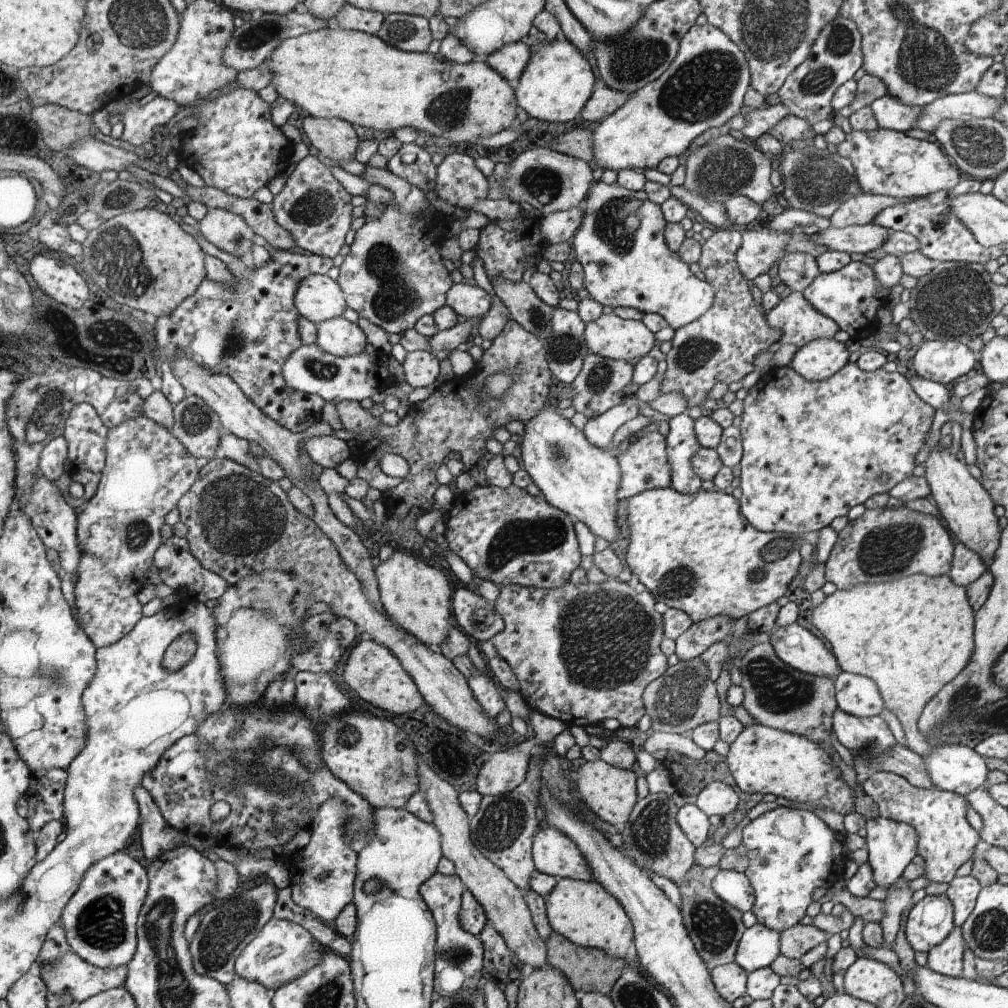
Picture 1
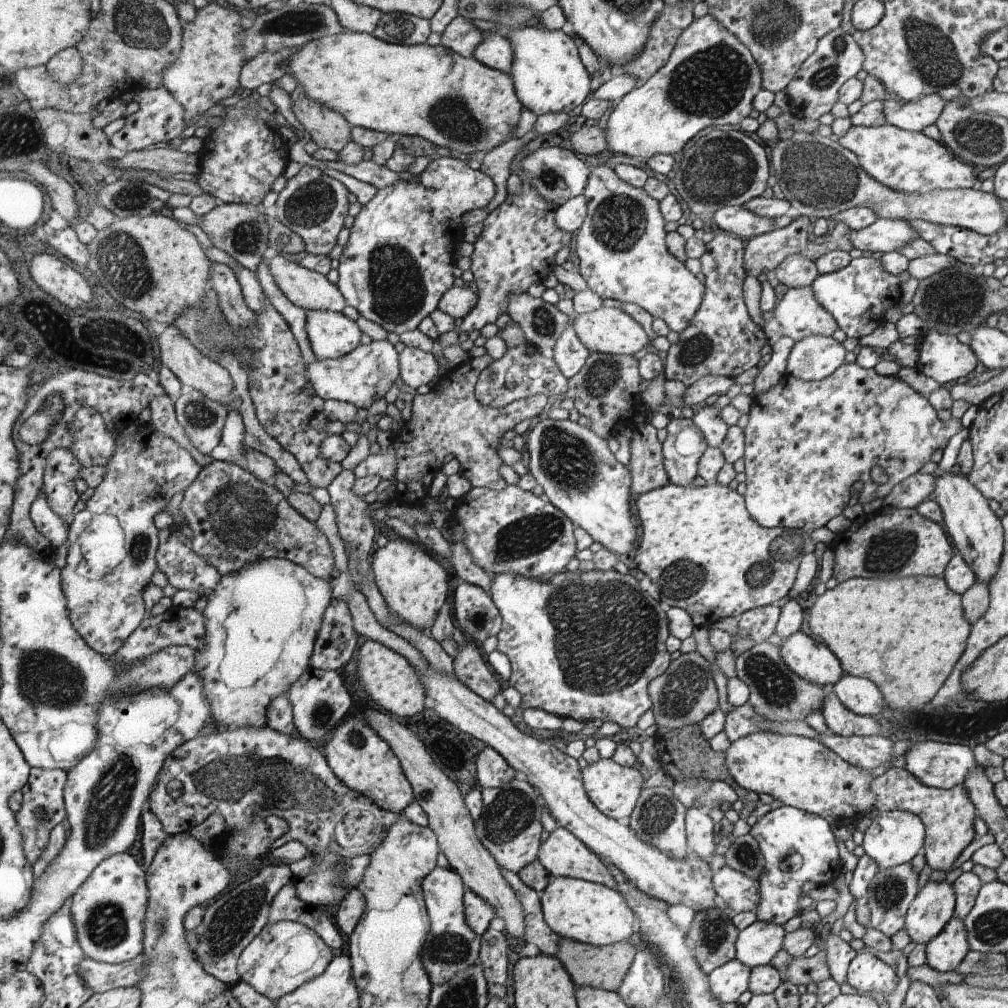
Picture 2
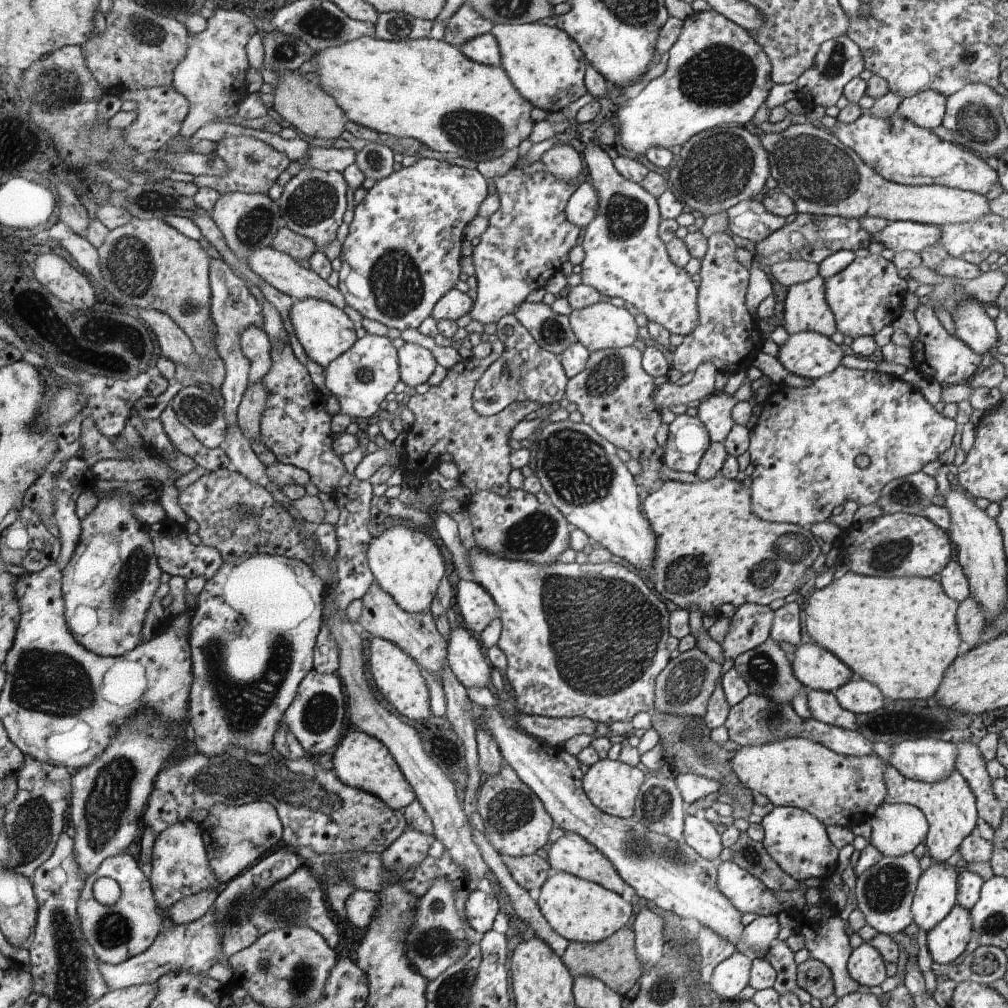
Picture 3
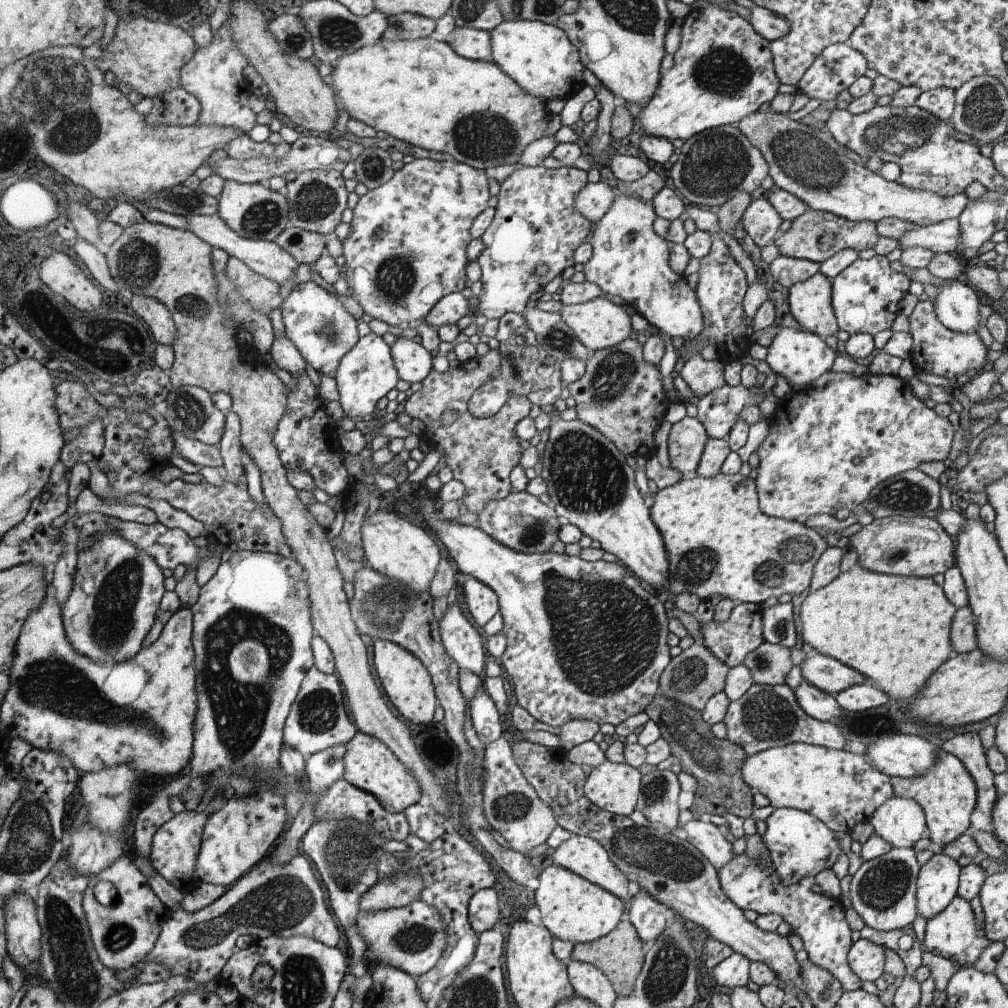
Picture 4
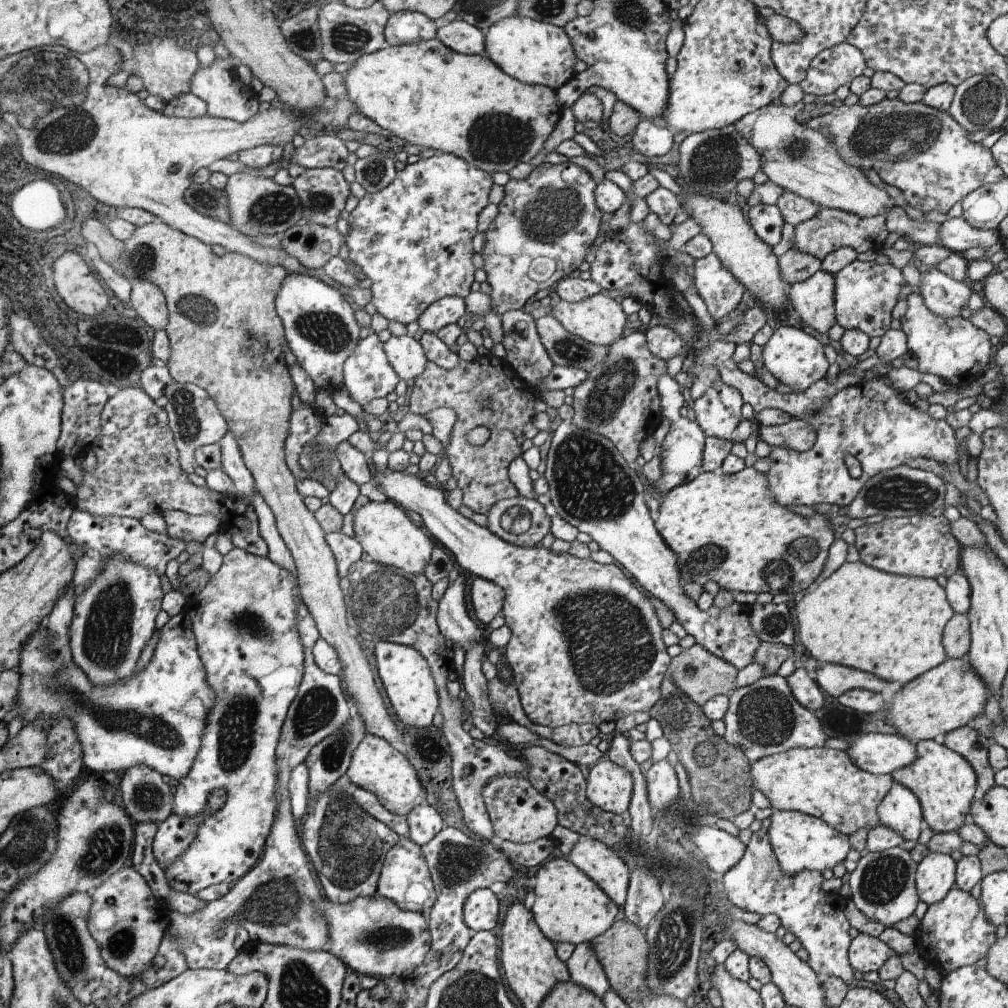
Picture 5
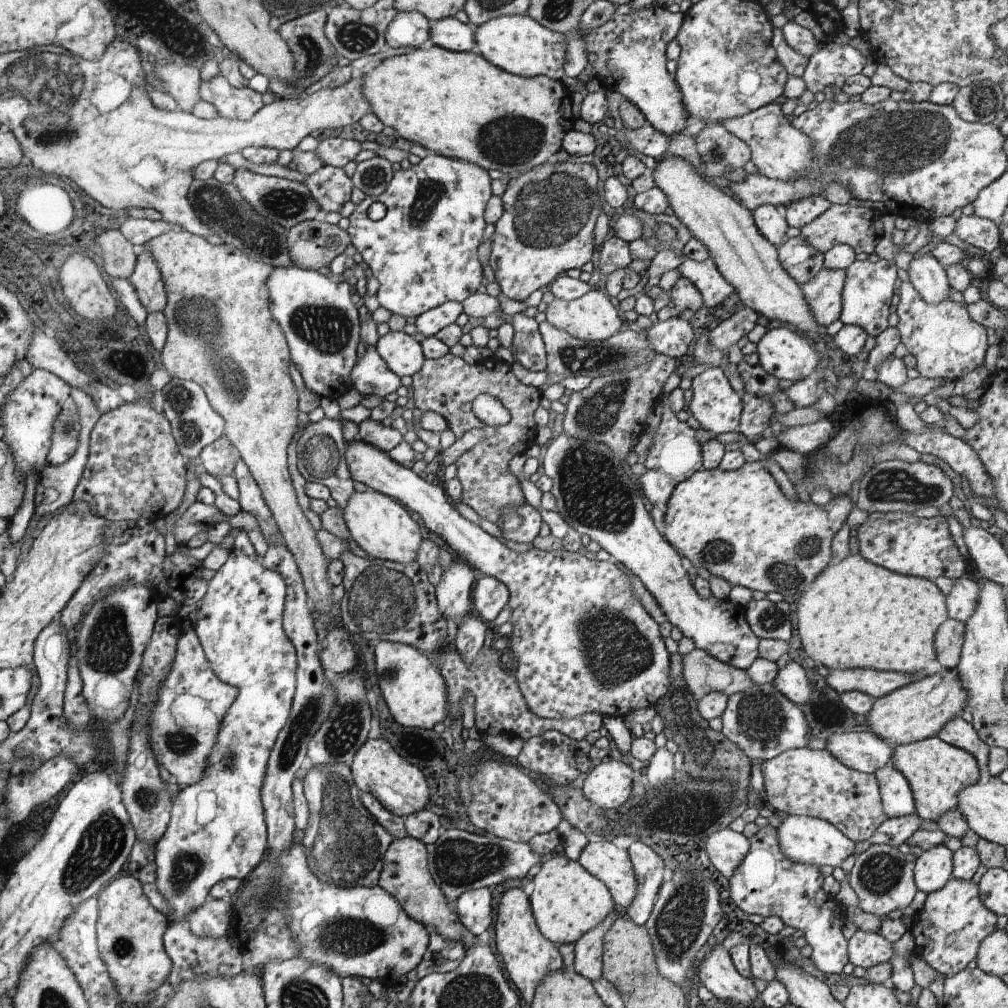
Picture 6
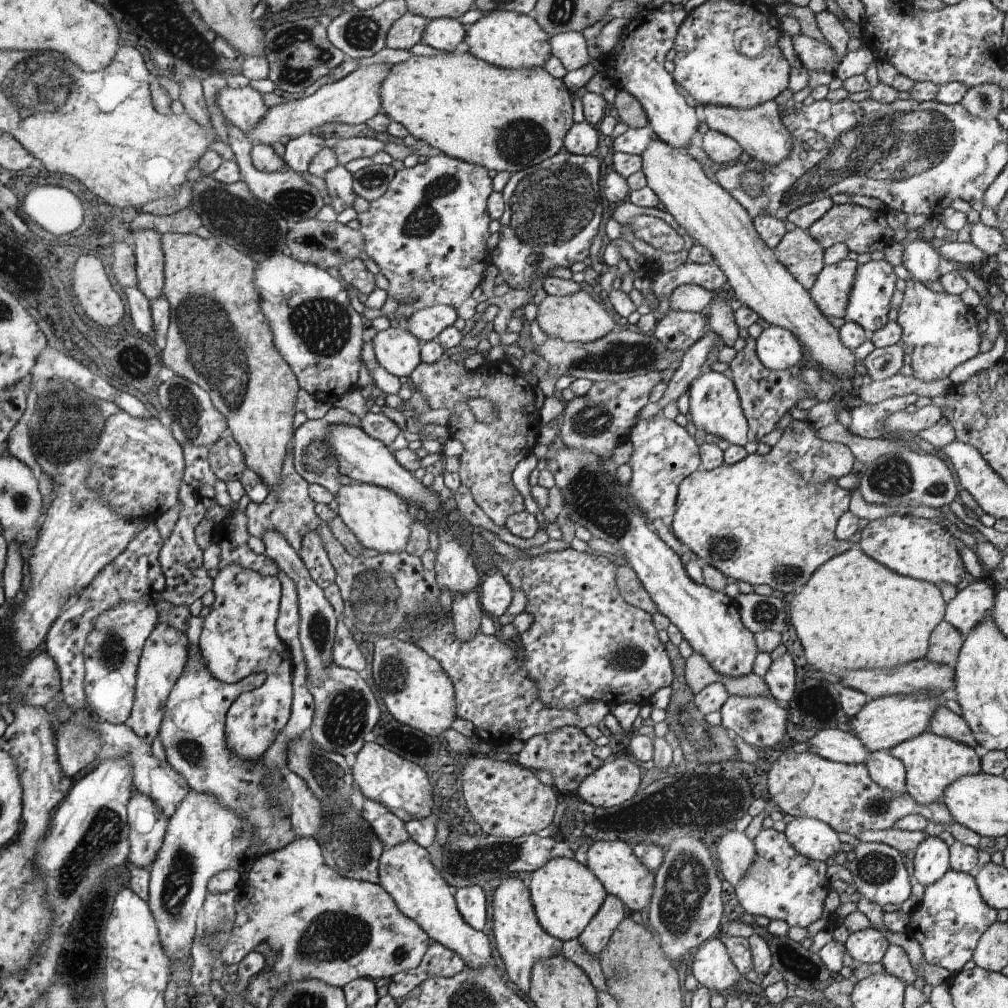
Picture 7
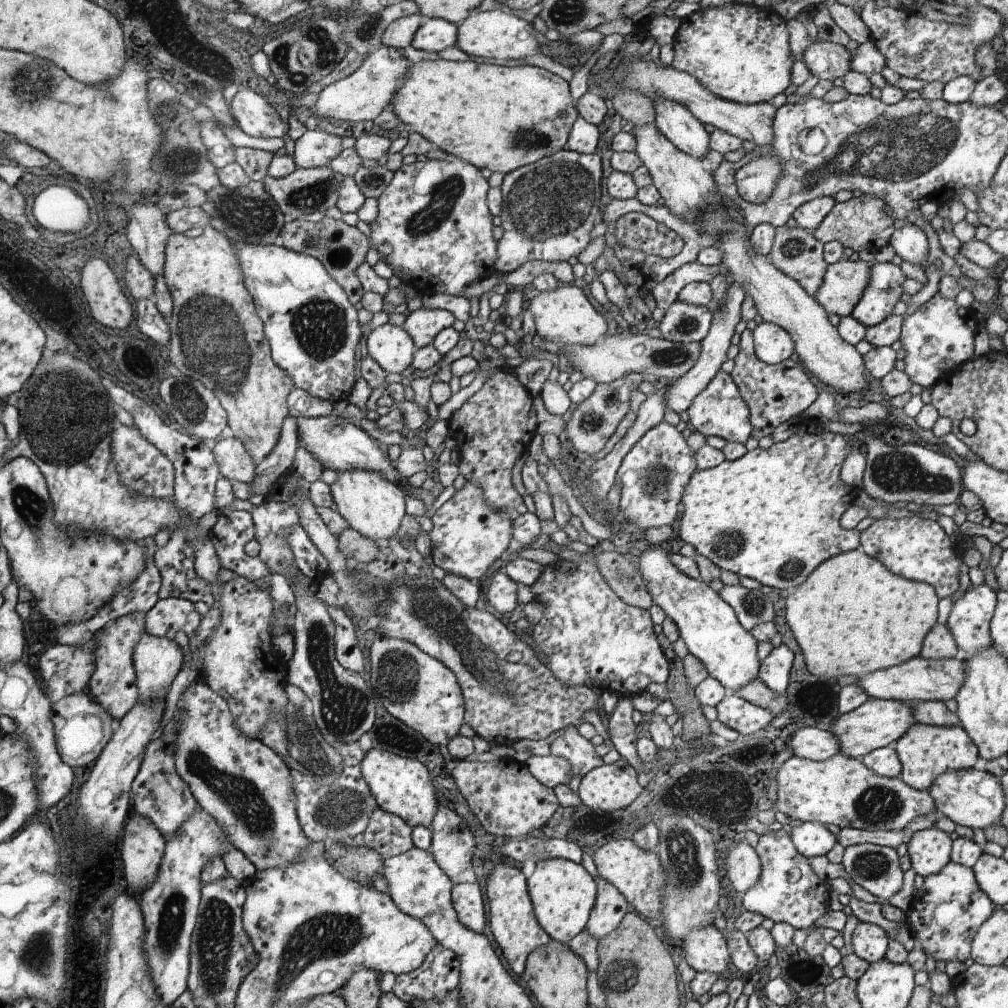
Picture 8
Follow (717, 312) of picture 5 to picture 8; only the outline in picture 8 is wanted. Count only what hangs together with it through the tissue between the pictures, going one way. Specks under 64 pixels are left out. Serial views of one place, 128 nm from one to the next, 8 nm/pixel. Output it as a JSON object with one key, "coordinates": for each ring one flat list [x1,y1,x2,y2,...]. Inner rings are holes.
{"coordinates":[[697,261,690,262,656,283,651,294,657,306,666,311,688,284,696,282,710,284,719,274,718,265,700,265]]}

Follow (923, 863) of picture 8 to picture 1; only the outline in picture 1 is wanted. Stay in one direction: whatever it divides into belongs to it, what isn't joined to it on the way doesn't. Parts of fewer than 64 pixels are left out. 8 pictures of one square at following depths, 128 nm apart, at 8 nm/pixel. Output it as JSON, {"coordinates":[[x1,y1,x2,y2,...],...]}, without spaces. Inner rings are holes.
{"coordinates":[[946,894,926,895,911,907,906,936,916,952,929,952,952,932,953,906]]}

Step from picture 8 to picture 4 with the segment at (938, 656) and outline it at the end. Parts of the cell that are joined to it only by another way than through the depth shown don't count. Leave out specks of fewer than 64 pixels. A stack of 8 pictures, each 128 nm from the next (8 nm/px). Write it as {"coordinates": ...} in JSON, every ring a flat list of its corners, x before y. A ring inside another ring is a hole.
{"coordinates":[[961,607,951,623,950,639,954,653,970,653,977,647,977,633,973,611]]}

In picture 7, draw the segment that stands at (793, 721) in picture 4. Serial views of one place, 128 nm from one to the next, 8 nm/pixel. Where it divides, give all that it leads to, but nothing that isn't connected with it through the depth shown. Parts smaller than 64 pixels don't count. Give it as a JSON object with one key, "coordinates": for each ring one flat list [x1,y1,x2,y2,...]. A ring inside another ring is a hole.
{"coordinates":[[730,695,720,713,722,713,721,726,726,730,730,729,730,734,740,736,755,749,772,748,788,736,788,712,770,695,752,697]]}

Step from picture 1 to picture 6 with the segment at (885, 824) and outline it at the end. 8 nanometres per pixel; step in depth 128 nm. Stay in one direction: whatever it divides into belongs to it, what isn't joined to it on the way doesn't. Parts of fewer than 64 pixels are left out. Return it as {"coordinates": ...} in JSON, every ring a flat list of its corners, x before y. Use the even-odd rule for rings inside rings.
{"coordinates":[[892,764,880,768,875,776,879,783,883,812,887,818,910,817,916,814,912,790,904,776]]}

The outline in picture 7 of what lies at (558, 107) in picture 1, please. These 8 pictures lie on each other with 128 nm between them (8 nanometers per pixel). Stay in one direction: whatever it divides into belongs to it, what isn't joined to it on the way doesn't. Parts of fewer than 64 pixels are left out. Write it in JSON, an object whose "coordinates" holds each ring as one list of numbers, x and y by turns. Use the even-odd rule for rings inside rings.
{"coordinates":[[493,11,471,24,464,41,468,44,468,53,478,60,504,69,521,70,544,68,548,59,553,56,551,38,537,21,530,15,513,11]]}

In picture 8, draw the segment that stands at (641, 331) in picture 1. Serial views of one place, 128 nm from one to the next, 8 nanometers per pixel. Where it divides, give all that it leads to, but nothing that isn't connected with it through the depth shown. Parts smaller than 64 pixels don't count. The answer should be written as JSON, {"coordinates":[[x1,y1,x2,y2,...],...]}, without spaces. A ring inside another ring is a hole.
{"coordinates":[[560,286,553,292,538,294,530,302,528,309,534,316,537,334,541,338,556,343,560,348,573,343,594,345,598,338,607,336,608,322,604,320,602,314,596,312,596,308,588,302,588,298,576,286]]}

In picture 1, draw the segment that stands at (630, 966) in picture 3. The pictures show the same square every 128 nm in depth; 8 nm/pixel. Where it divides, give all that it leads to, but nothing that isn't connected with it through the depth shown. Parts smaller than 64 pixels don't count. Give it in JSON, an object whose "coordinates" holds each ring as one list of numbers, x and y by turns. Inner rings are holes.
{"coordinates":[[554,930,547,940,547,948,548,965,553,966,556,970,560,970,568,978,570,984,573,985,574,990,579,994,600,992,608,995,613,990,614,983,622,976,623,971,627,967,626,960,610,958,600,948,582,947,581,945,574,944,573,941,558,934]]}

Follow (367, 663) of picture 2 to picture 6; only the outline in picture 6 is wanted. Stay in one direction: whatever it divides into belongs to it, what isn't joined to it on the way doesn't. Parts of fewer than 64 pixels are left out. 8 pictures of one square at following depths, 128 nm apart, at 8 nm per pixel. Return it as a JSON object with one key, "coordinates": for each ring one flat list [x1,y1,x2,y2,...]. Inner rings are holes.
{"coordinates":[[380,641,375,649,376,672,378,675,378,686,382,691,382,697,390,709,394,721,401,726,417,727,420,729,434,729,436,724,444,722,446,713,446,688,440,672,430,664,426,654,420,653,416,648,403,643,391,641]]}

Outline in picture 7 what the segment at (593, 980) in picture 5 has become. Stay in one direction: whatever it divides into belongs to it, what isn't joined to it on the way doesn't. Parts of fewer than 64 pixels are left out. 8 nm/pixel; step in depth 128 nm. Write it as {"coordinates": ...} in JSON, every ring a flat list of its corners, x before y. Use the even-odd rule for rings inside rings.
{"coordinates":[[608,895,601,911,582,932,578,940,591,956,600,956,608,947,613,933,617,931,622,920,625,920,624,905,616,896]]}

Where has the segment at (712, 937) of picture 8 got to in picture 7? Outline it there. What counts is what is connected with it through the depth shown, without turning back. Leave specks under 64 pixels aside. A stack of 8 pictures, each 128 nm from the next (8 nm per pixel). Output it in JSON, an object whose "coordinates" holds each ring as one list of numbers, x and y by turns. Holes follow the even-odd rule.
{"coordinates":[[718,937,706,941,699,952,692,956,692,973,699,985,704,986,711,994,732,993,736,990,736,982,744,980,737,966,729,956]]}

